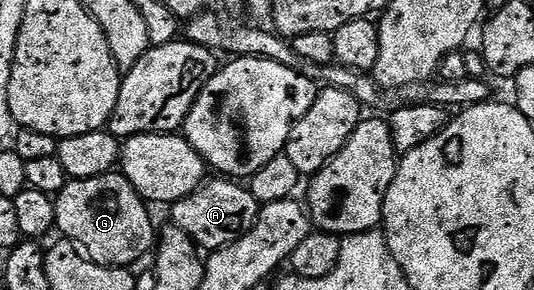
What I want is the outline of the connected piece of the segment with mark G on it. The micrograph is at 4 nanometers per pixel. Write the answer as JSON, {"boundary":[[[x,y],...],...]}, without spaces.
{"boundary":[[[114,171],[95,175],[91,179],[69,180],[61,193],[56,194],[57,224],[61,229],[60,236],[76,243],[87,254],[90,261],[110,267],[133,267],[133,264],[152,250],[155,245],[155,229],[153,233],[153,217],[149,214],[150,206],[145,198],[140,197],[125,178],[124,173]]]}

